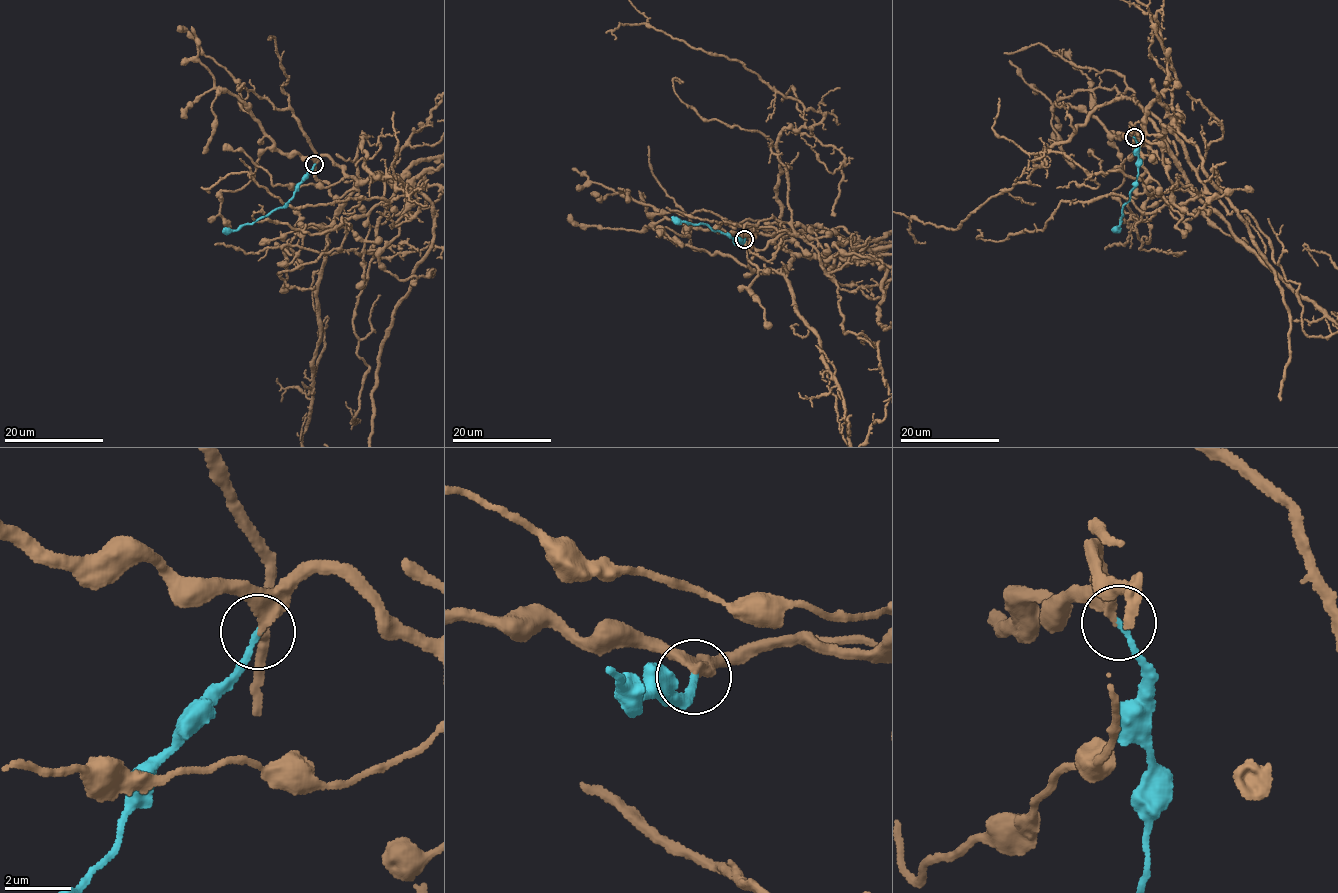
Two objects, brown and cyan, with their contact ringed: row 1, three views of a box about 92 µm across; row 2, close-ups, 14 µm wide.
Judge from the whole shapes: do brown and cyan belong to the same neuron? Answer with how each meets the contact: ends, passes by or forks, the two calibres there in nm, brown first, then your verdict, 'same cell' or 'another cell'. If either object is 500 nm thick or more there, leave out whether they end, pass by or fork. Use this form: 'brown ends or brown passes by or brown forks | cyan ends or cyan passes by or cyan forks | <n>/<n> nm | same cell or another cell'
brown ends | cyan ends | 360/190 nm | same cell

